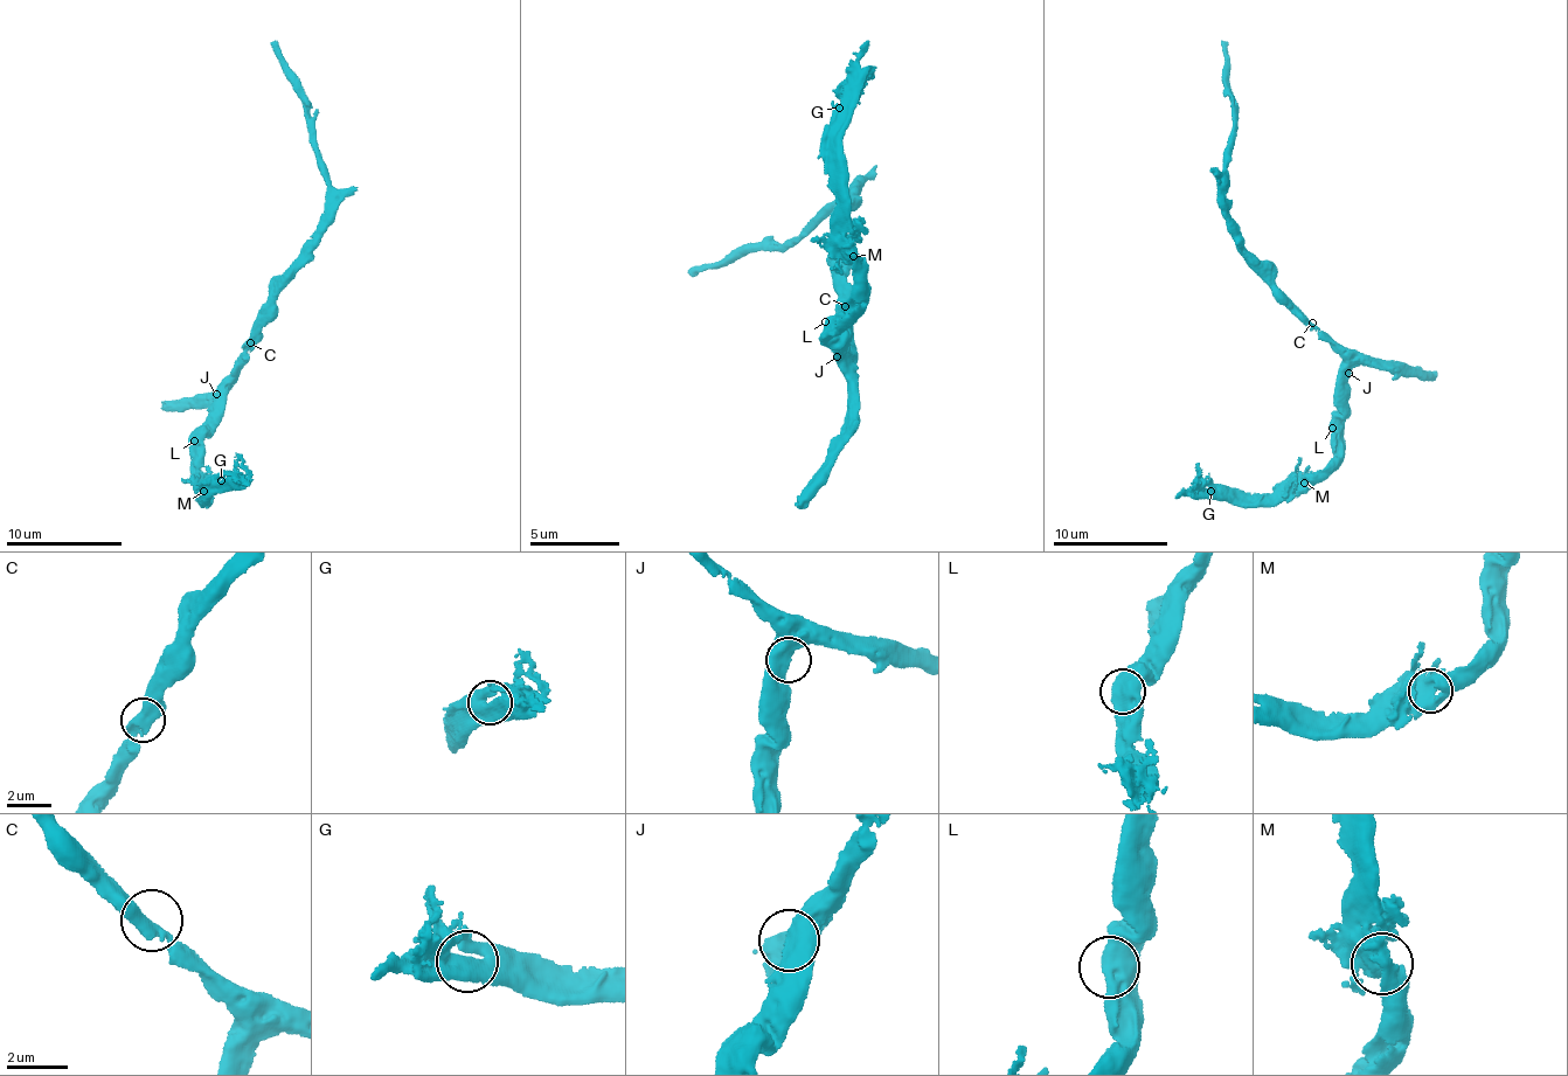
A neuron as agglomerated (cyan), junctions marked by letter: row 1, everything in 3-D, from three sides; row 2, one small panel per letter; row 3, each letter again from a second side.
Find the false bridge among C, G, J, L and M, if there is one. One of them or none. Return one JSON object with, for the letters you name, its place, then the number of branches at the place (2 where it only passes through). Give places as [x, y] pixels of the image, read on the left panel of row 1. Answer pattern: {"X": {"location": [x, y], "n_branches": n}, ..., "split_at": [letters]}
{"split_at": []}

